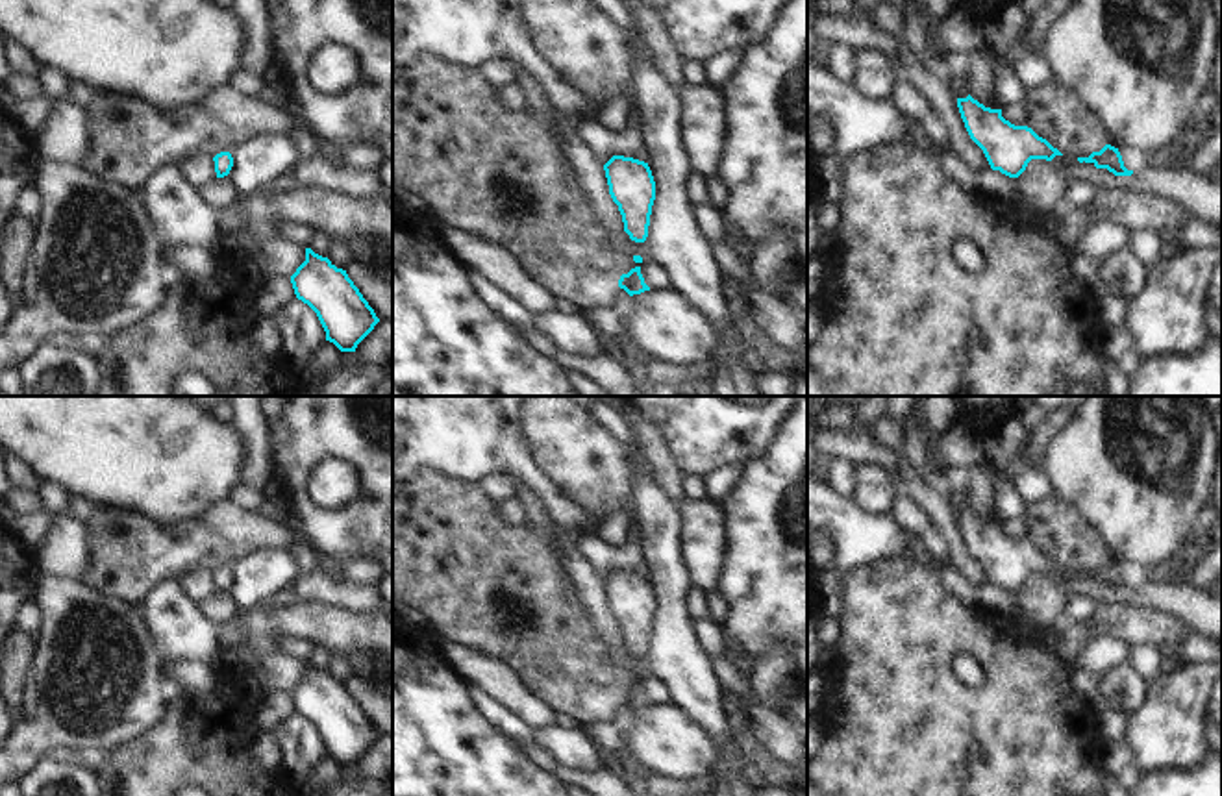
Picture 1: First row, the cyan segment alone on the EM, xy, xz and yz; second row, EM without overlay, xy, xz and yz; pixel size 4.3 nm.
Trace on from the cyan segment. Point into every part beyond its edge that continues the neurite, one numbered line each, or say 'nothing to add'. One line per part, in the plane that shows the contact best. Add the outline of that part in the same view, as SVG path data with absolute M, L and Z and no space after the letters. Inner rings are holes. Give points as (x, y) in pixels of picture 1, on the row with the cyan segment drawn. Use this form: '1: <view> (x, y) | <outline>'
nothing to add

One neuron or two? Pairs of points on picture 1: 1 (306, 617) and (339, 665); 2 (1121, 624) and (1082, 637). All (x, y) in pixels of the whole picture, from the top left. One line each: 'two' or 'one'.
1: two
2: two

